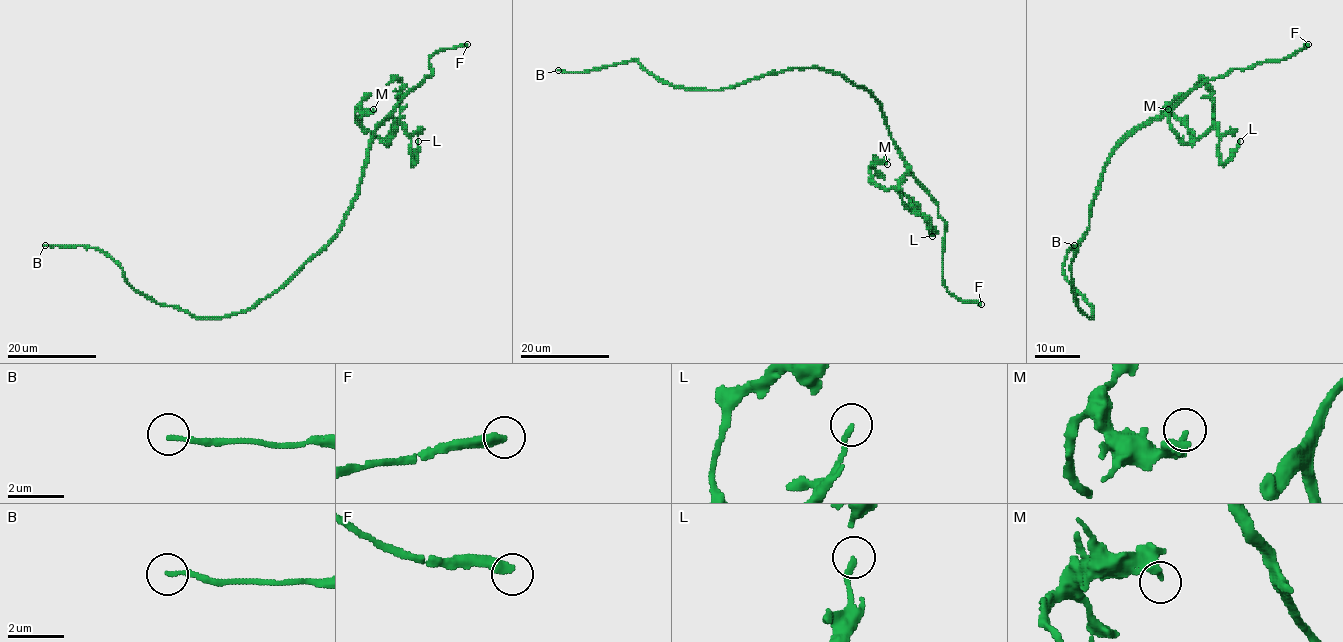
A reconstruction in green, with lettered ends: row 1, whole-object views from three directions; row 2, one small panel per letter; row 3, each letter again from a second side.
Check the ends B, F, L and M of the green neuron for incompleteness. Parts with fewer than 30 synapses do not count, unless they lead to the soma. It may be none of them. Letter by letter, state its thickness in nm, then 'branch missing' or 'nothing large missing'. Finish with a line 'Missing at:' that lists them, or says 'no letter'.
B: calibre 140 nm; nothing large missing
F: calibre 360 nm; branch missing
L: calibre 170 nm; nothing large missing
M: calibre 220 nm; nothing large missing
Missing at: F

